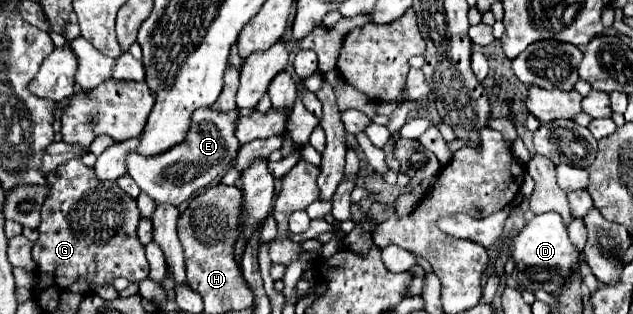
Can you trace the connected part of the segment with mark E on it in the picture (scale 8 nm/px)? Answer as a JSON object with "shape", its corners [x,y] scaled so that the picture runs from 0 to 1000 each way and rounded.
{"shape":[[[330,341],[311,347],[302,373],[302,411],[289,455],[276,462],[276,475],[264,475],[264,487],[251,487],[251,500],[226,500],[220,487],[207,487],[201,500],[201,545],[213,570],[213,583],[248,646],[270,646],[286,653],[295,640],[311,602],[333,589],[343,557],[349,564],[355,545],[365,538],[374,475],[381,468],[368,398],[378,373],[378,354],[368,360],[343,360]]]}

